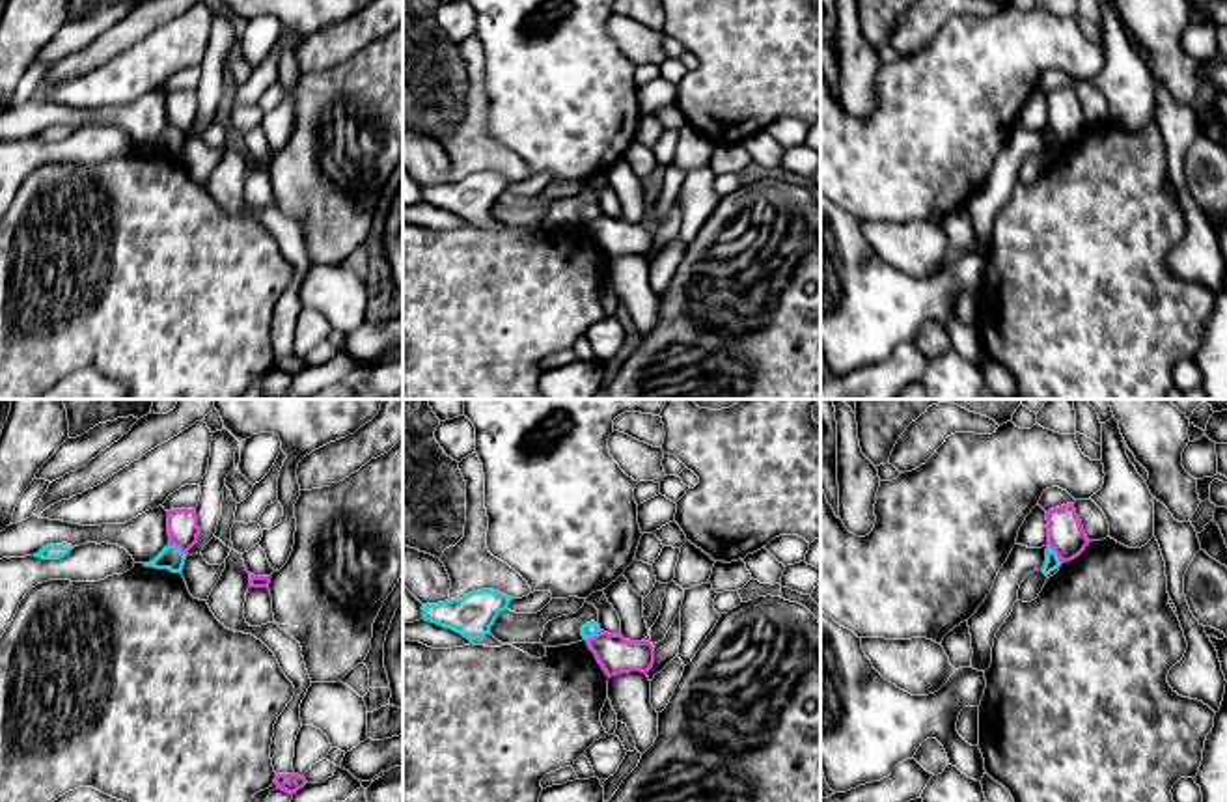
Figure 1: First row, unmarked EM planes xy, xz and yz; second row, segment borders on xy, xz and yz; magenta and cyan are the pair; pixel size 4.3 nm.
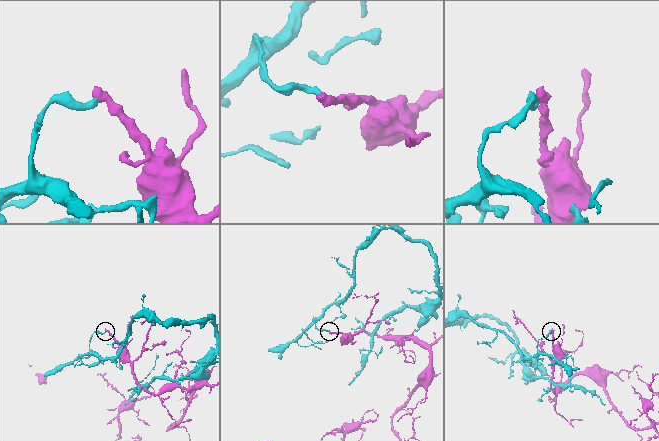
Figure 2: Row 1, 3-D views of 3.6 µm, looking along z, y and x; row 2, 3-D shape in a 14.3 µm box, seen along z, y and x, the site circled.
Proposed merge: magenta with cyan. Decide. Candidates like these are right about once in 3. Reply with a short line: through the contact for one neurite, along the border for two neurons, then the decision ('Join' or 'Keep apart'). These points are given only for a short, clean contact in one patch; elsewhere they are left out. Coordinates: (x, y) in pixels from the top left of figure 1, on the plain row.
Line: yz (1048, 127), (1061, 144). Keep apart

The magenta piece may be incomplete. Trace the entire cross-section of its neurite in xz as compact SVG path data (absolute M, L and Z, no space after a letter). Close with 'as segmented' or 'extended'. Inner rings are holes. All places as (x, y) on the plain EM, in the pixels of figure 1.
M600 213L586 224L608 259L630 254L647 256L655 246L655 229L645 222L630 224L621 216Z | as segmented

